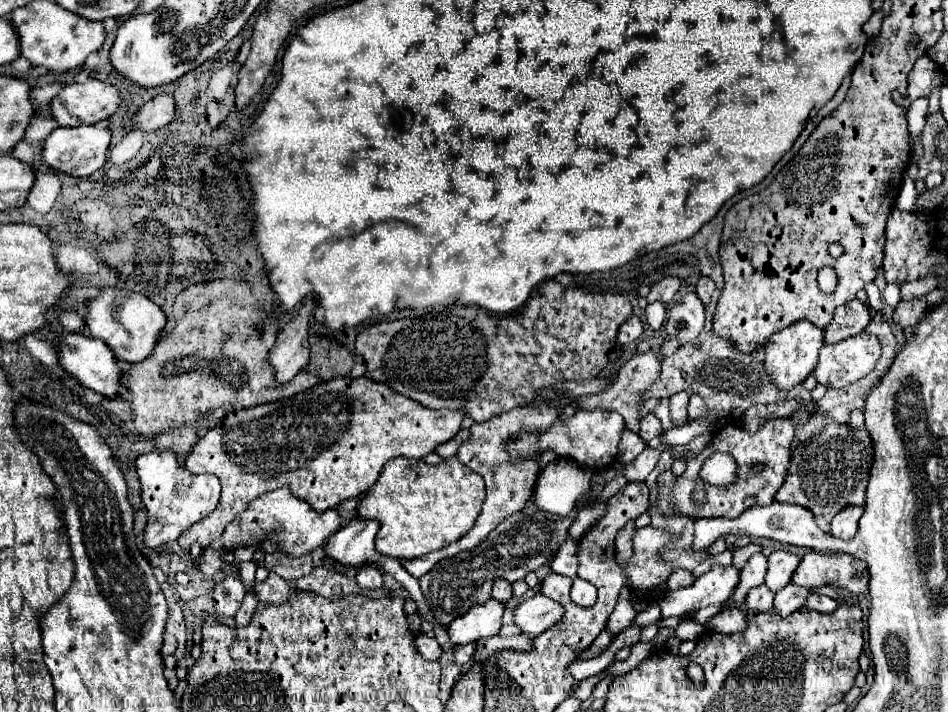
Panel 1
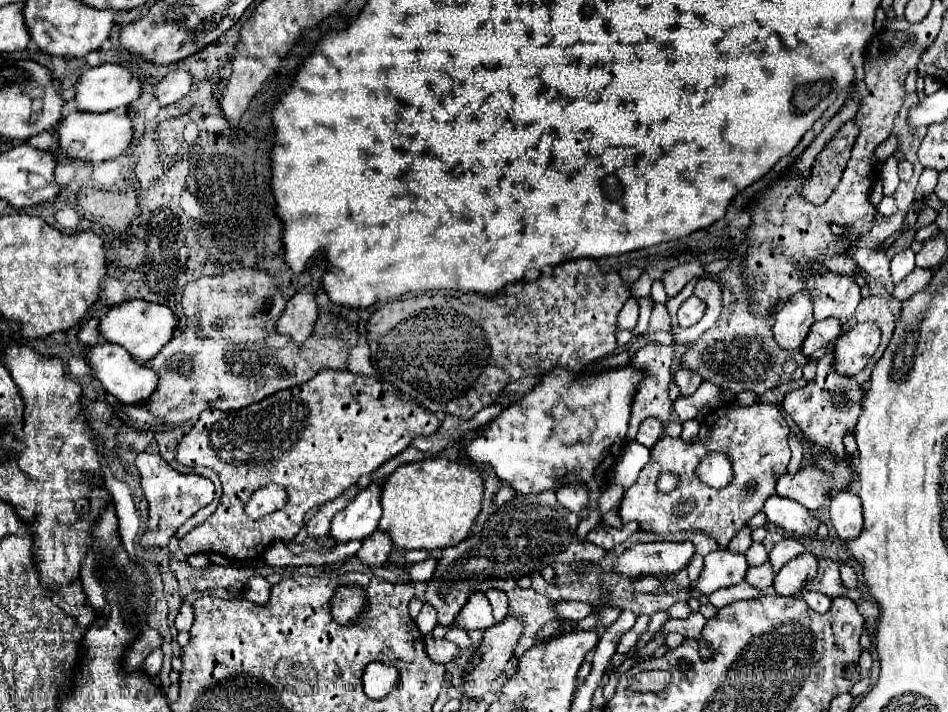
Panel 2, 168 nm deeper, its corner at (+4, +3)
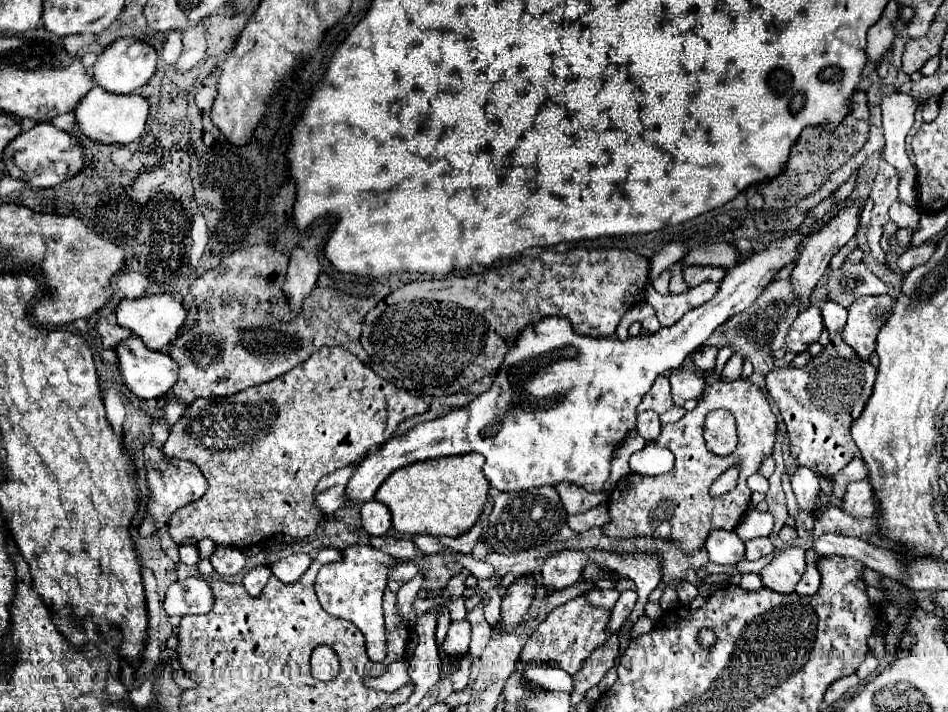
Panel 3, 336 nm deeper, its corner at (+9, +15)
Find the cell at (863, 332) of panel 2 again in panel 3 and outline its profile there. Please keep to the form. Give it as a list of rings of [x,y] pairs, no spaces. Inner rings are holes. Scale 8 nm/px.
[[[868,295],[860,297],[848,307],[848,323],[842,331],[842,339],[862,357],[868,359],[876,349],[876,335],[884,321],[892,313],[894,297],[886,295]]]

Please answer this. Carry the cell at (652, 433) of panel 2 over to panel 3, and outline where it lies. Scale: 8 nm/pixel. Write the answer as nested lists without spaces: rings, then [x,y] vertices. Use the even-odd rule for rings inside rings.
[[[644,411],[638,413],[638,433],[646,439],[646,441],[656,441],[660,435],[660,417],[652,411]]]

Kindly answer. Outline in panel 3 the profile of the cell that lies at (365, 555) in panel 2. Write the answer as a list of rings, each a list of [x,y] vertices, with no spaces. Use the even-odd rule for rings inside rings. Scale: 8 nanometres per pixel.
[[[370,499],[368,503],[364,503],[360,507],[360,513],[362,513],[362,527],[366,529],[368,535],[386,535],[388,529],[392,527],[392,521],[390,521],[390,509],[380,503],[380,501],[374,501]]]

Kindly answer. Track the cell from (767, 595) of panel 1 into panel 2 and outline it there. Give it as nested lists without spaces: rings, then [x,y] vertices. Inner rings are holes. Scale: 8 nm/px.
[[[765,563],[765,565],[761,565],[761,567],[749,569],[745,581],[747,581],[749,585],[761,589],[761,593],[767,593],[767,591],[771,589],[771,585],[773,585],[773,577],[775,577],[775,575],[773,575],[773,571],[771,571],[771,565]]]

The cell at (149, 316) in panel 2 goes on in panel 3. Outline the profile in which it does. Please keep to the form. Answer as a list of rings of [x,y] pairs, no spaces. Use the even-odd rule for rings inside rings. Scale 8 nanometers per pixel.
[[[148,295],[142,299],[124,299],[116,309],[118,325],[130,329],[136,337],[144,341],[148,349],[160,351],[172,343],[184,329],[186,309],[182,307],[182,295]]]

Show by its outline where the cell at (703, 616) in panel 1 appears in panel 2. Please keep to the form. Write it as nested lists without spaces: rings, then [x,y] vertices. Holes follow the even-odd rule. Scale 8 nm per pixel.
[[[741,581],[739,585],[725,587],[723,591],[713,593],[713,595],[709,597],[709,601],[711,601],[717,609],[721,609],[723,605],[731,605],[731,603],[735,603],[735,601],[745,601],[745,599],[755,599],[755,597],[759,597],[759,595],[761,595],[759,589],[755,589],[755,587],[751,587],[751,585],[745,585],[745,581]]]

